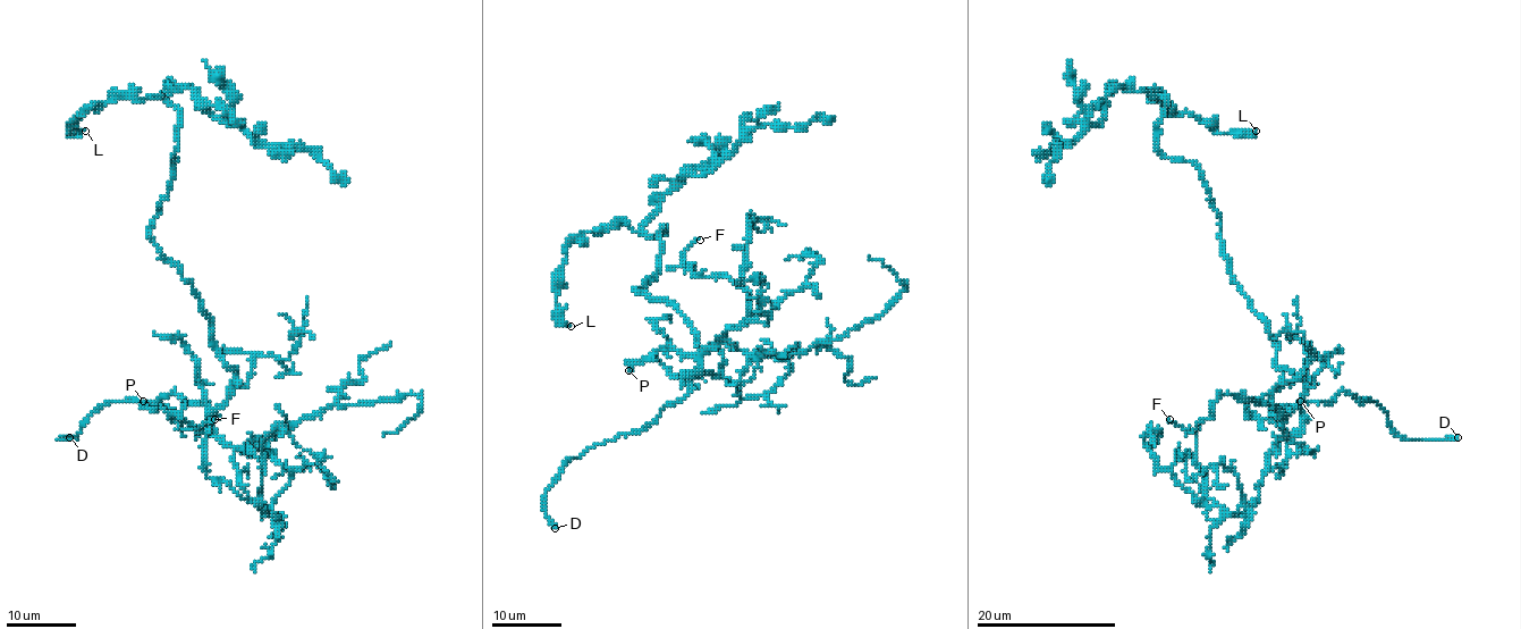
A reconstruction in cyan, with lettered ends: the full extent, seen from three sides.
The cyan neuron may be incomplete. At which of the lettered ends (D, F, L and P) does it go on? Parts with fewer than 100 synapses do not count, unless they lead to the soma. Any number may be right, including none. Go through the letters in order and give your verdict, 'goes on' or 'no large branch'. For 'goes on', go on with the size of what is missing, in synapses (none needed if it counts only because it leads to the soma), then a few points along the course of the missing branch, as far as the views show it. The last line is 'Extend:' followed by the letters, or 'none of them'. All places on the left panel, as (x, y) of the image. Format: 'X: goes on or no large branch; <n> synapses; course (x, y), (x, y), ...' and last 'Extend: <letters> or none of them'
D: goes on; course (69, 437), (188, 437), (222, 442), (290, 427), (372, 375), (393, 369), (415, 346), (430, 319)
F: no large branch
L: no large branch
P: no large branch
Extend: D

